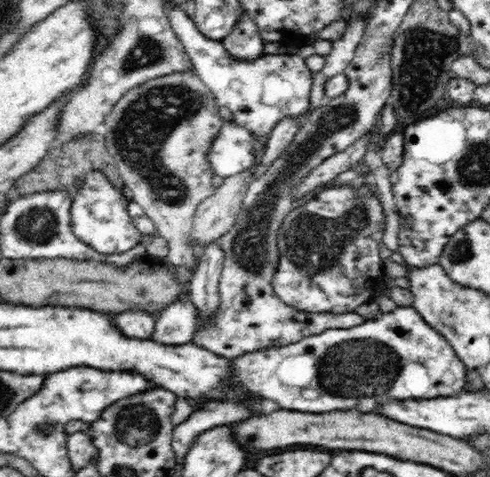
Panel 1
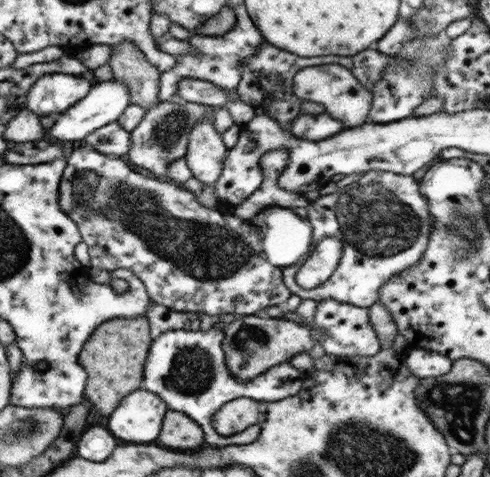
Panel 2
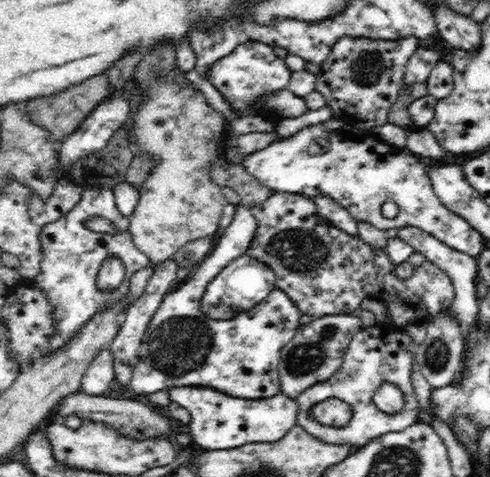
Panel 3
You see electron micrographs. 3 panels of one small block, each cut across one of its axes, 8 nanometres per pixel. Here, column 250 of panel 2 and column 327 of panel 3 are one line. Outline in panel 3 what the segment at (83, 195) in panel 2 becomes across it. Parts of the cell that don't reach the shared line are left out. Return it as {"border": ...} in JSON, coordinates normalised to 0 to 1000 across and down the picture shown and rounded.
{"border":[[[559,403],[543,423],[535,423],[531,432],[514,432],[510,440],[527,465],[527,478],[502,532],[555,562],[567,608],[580,608],[592,621],[592,629],[608,642],[608,650],[620,658],[624,671],[637,671],[637,667],[649,671],[661,662],[706,658],[706,654],[718,658],[718,650],[739,642],[743,625],[763,625],[763,629],[780,629],[792,642],[800,683],[829,692],[845,675],[882,671],[890,658],[918,646],[927,633],[931,608],[927,608],[922,583],[902,562],[869,545],[857,562],[849,562],[845,579],[837,579],[833,587],[808,583],[808,553],[796,549],[788,524],[759,520],[735,499],[735,491],[714,495],[702,482],[682,482],[682,470],[673,470],[673,461],[653,453],[649,432],[637,415],[612,411],[612,407]]]}

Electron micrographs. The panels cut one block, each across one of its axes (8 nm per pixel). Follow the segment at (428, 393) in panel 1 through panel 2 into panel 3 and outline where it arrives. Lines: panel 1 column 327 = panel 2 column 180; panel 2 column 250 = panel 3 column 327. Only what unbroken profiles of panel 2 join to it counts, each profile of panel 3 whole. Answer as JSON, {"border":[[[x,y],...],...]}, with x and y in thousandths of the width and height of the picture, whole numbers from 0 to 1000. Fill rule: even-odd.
{"border":[[[767,679],[747,692],[727,696],[702,742],[698,771],[665,801],[649,801],[649,805],[633,809],[604,834],[608,893],[616,893],[629,910],[637,910],[641,918],[649,918],[665,931],[710,931],[718,939],[739,939],[751,927],[759,927],[763,918],[780,918],[784,910],[820,906],[820,901],[837,897],[841,889],[853,885],[853,876],[861,868],[861,847],[841,809],[841,767],[849,755],[849,730],[853,730],[853,721],[841,717],[833,696],[824,688],[808,688],[800,679]],[[784,801],[800,801],[824,822],[829,851],[820,864],[788,868],[788,864],[776,864],[771,851],[763,847],[759,834]],[[669,834],[686,834],[686,839],[698,839],[710,851],[718,851],[718,885],[706,893],[706,906],[694,897],[657,893],[653,885],[645,885],[637,876],[637,868],[633,868],[637,851],[645,851],[649,843],[665,843]]]}

